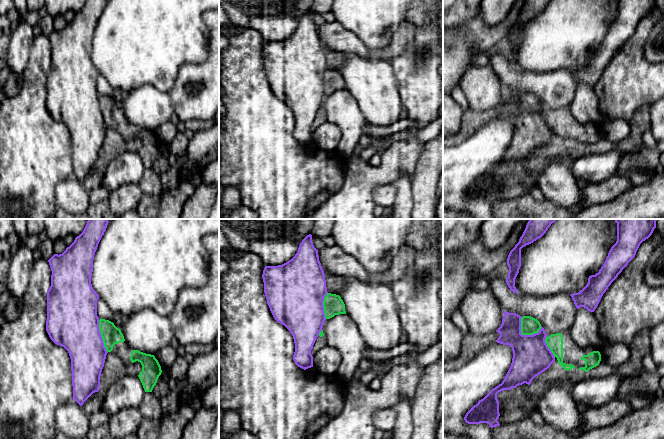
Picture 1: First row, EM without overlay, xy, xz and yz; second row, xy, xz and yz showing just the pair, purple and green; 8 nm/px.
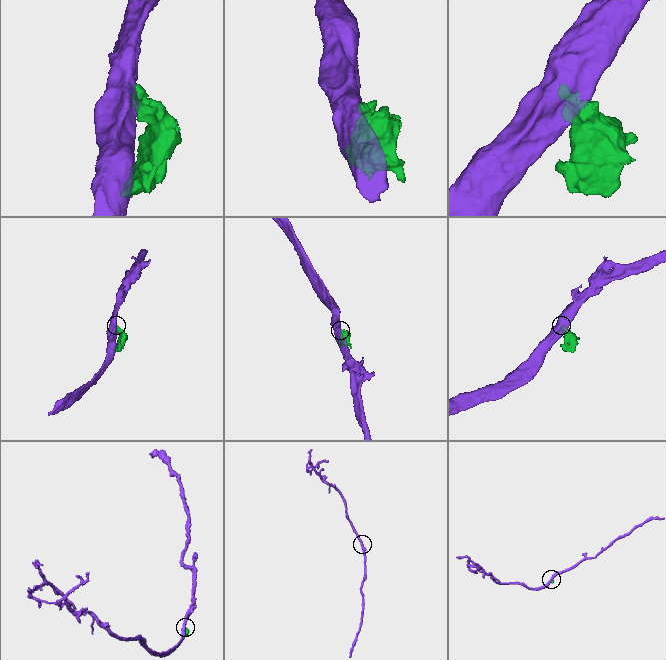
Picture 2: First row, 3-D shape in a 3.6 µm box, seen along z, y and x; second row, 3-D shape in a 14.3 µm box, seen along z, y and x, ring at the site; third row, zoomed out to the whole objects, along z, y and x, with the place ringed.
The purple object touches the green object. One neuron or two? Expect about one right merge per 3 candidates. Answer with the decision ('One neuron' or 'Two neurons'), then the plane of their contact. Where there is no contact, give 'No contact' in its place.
Two neurons. Touches purple in yz

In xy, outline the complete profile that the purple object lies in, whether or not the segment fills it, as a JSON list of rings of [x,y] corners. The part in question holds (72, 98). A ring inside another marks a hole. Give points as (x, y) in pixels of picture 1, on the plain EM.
[[[86,0],[83,8],[62,30],[54,30],[48,36],[52,51],[51,62],[47,67],[46,107],[55,120],[64,123],[69,129],[73,176],[80,182],[99,167],[100,152],[108,129],[99,106],[99,71],[91,60],[94,31],[107,1]]]

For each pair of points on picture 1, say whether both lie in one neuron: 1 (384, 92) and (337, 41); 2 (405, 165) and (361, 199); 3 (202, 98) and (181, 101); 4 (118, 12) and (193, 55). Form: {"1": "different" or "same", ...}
{"1": "different", "2": "same", "3": "same", "4": "same"}

